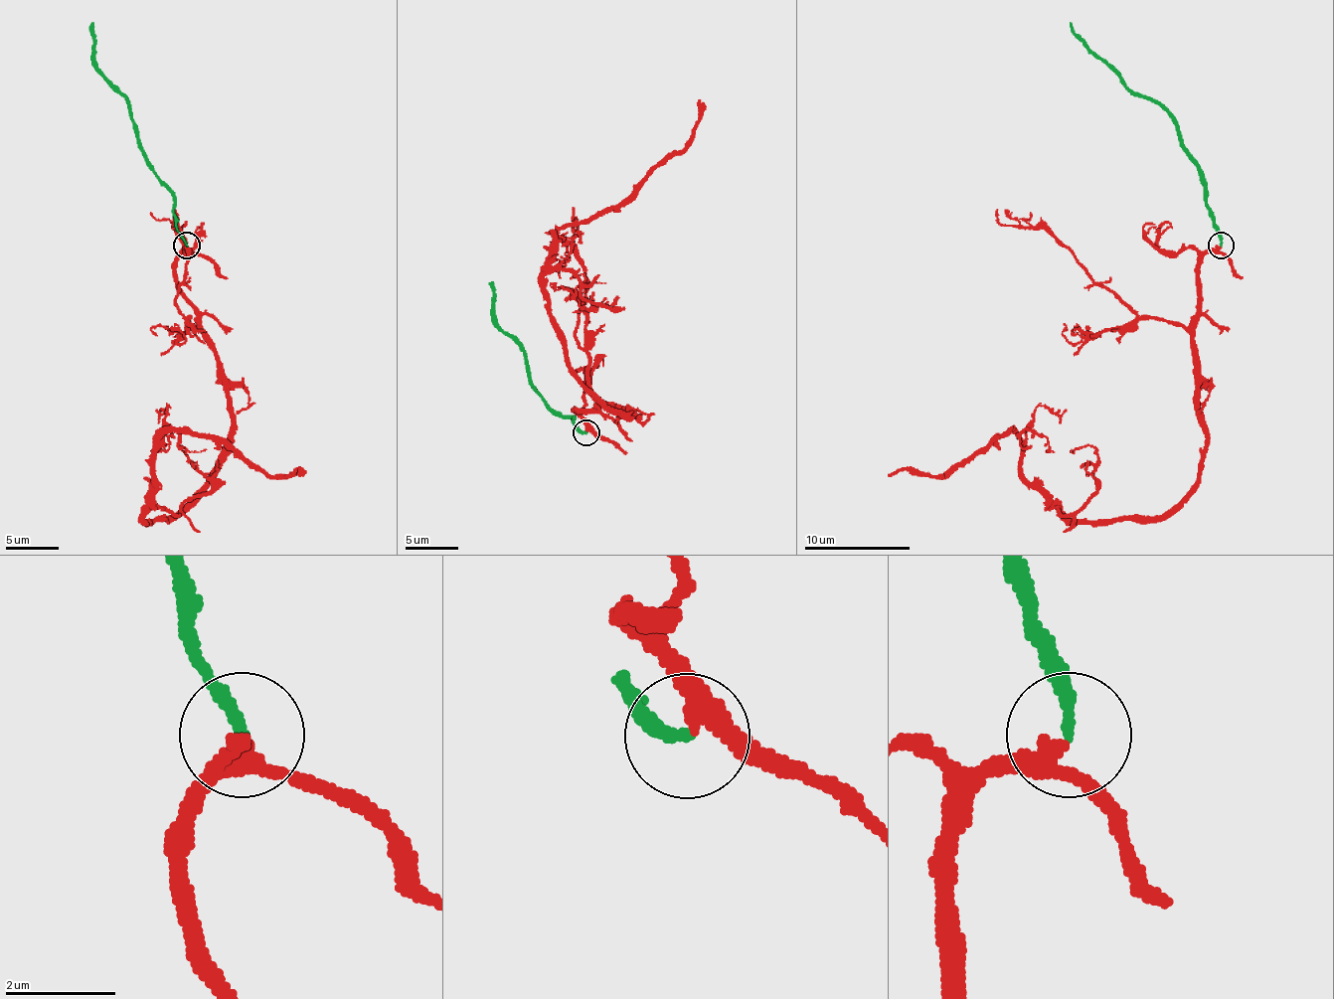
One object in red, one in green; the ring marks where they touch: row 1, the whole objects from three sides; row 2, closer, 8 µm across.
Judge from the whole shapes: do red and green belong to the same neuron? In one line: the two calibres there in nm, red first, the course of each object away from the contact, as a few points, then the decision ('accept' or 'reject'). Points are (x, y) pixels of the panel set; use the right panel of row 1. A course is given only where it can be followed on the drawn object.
calibres 260 and 200 nm; course red (1221, 248), (1194, 329), (1207, 451), (1170, 510), (1067, 518), (1014, 432), (942, 475), (889, 475); course green (1221, 245), (1207, 194), (1207, 181), (1183, 144), (1178, 122), (1157, 104), (1135, 96), (1070, 22); accept

